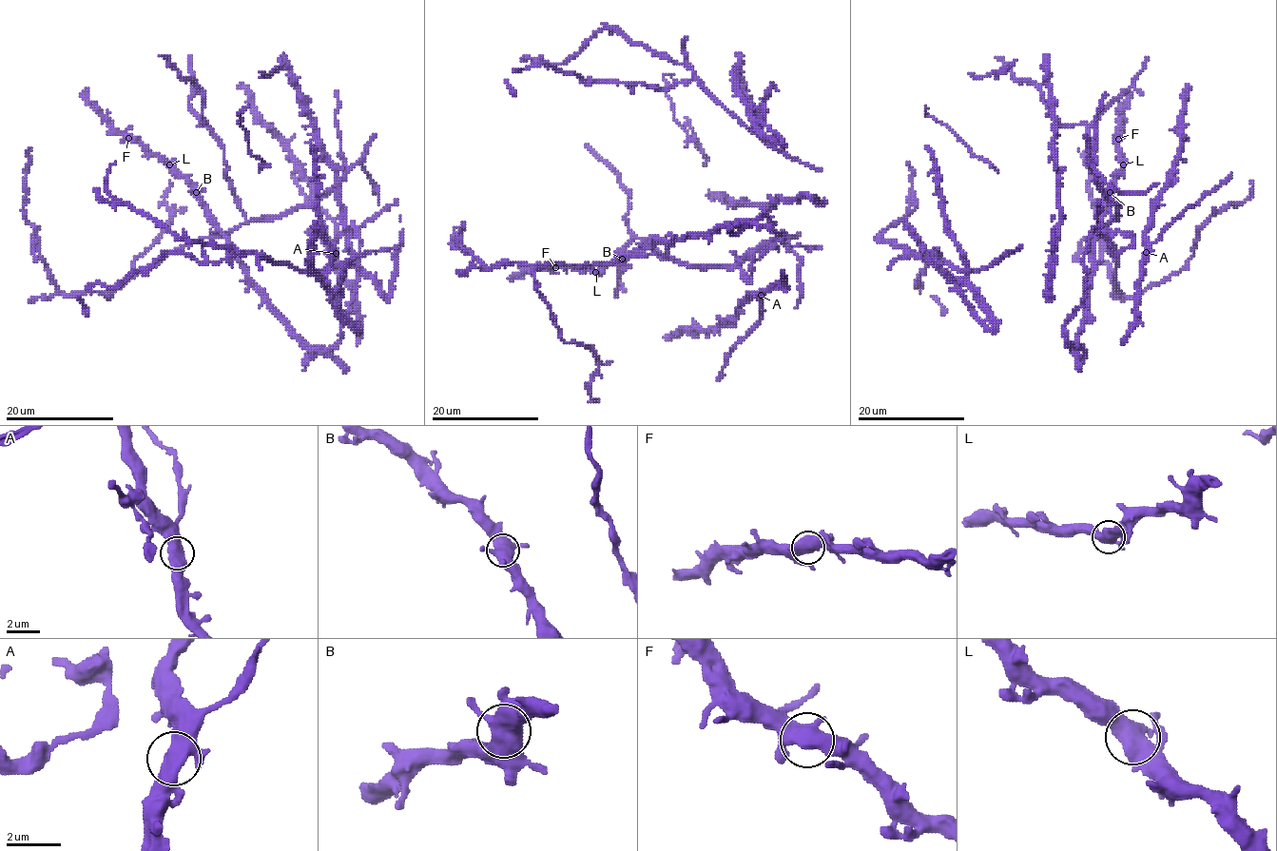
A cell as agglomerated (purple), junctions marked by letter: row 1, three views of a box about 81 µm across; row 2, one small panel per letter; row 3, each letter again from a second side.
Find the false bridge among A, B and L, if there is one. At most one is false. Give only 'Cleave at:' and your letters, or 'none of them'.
Cleave at: none of them

